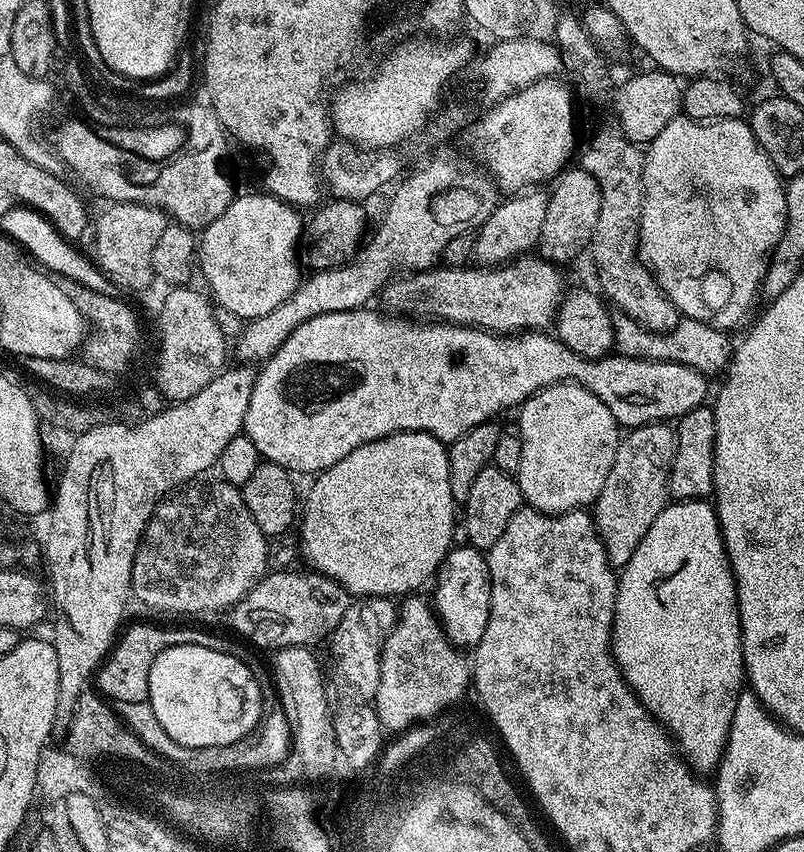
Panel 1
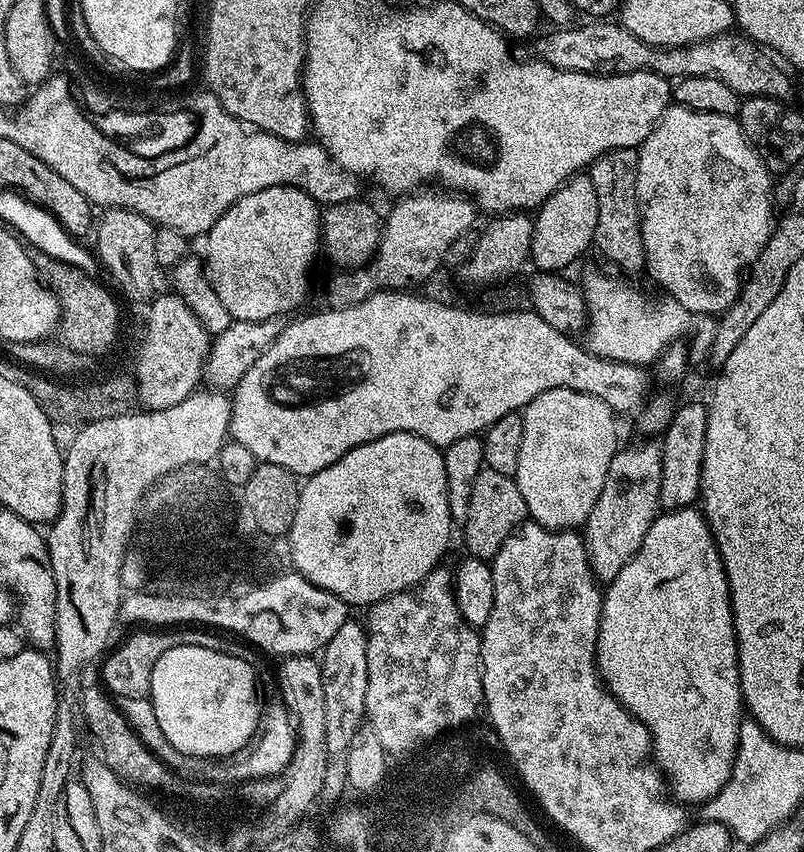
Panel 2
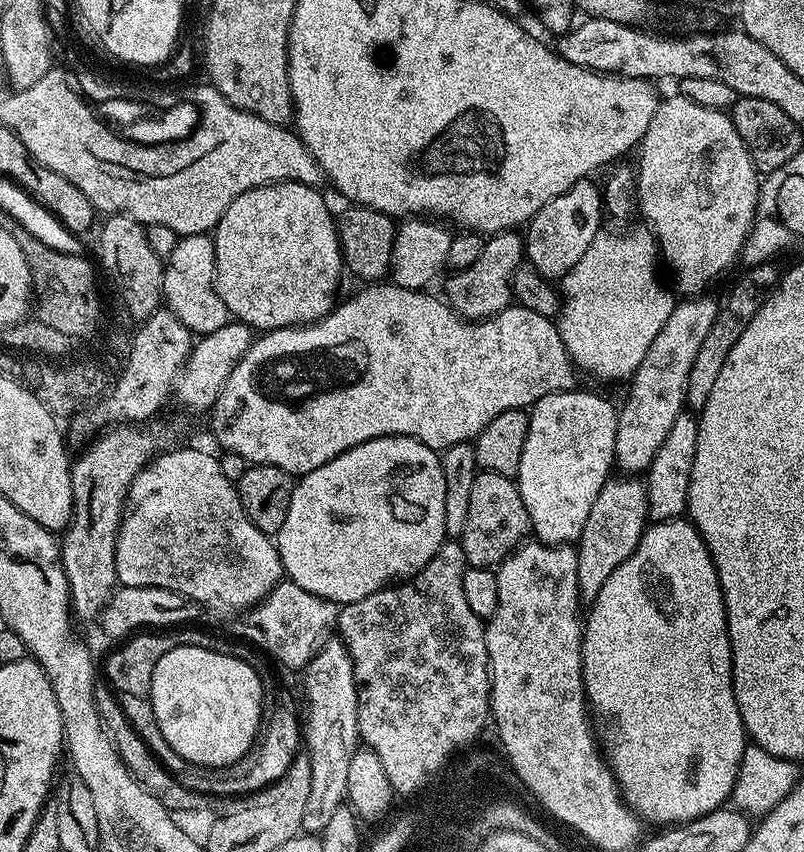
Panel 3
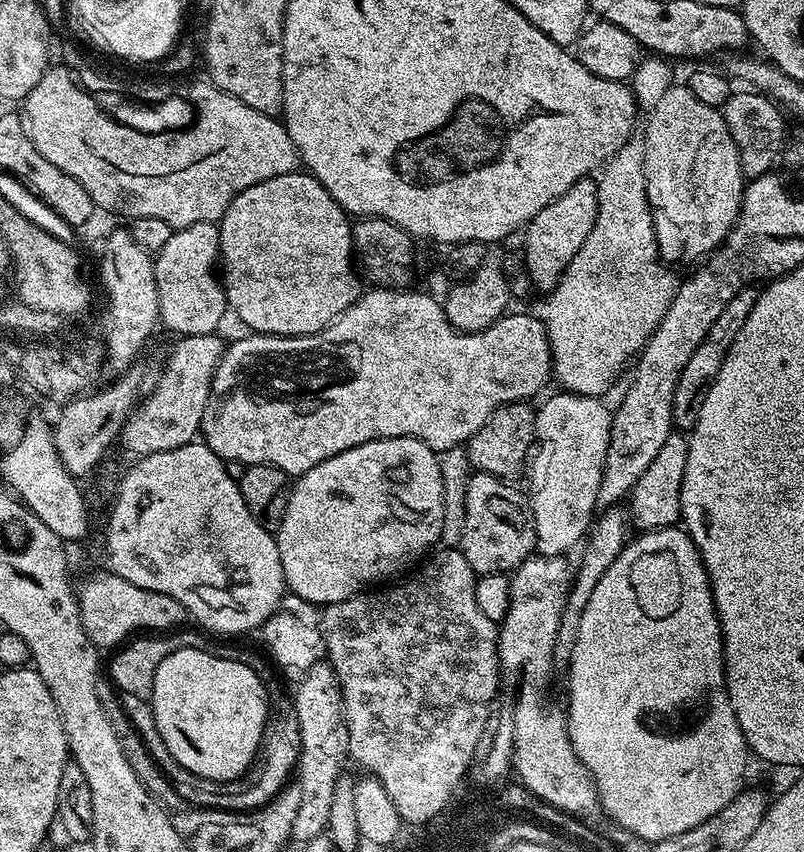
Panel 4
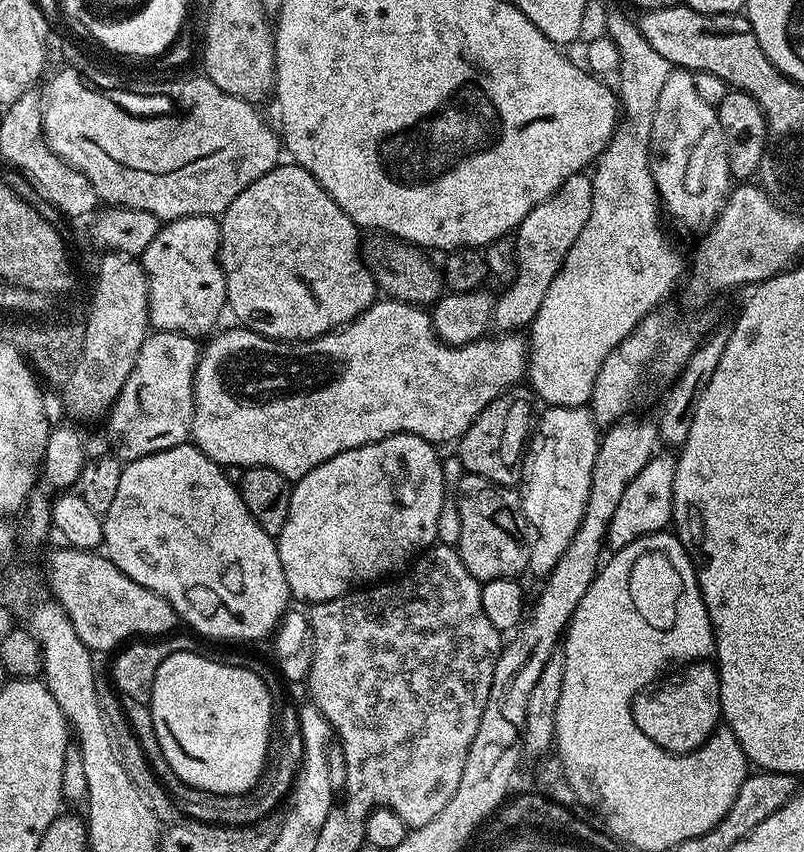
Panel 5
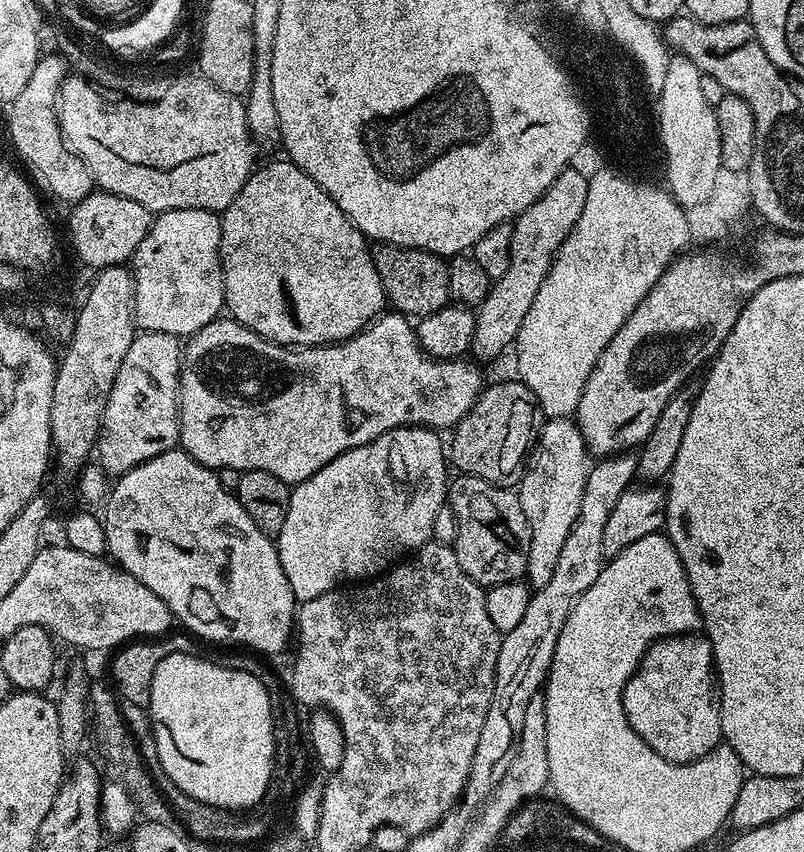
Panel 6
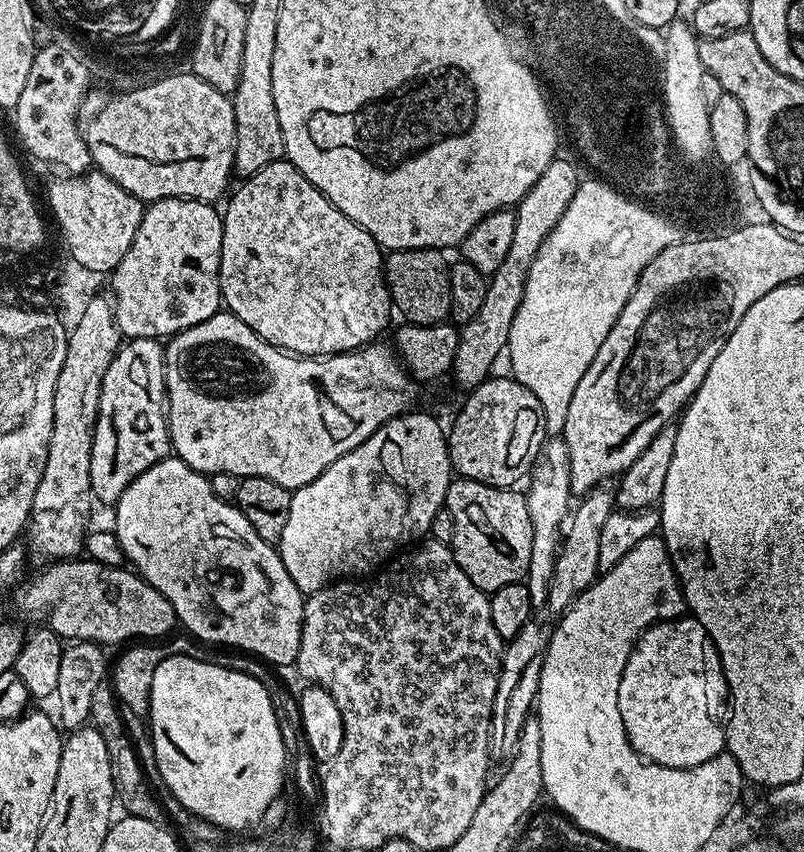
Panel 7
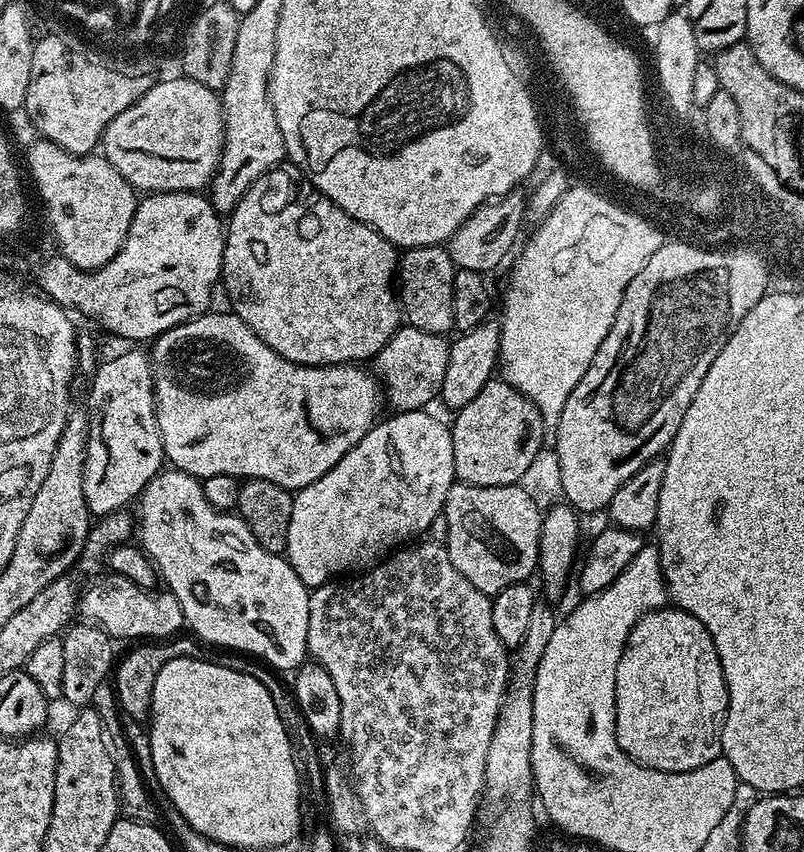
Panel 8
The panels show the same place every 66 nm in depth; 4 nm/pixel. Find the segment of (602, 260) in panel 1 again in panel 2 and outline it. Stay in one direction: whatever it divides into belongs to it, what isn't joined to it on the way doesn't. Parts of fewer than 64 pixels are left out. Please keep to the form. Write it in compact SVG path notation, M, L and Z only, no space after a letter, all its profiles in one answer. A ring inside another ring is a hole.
M616 148L602 155L587 169L586 175L594 182L598 194L598 226L592 239L595 251L600 251L621 273L636 272L645 267L644 250L640 242L640 203L636 193L638 151Z

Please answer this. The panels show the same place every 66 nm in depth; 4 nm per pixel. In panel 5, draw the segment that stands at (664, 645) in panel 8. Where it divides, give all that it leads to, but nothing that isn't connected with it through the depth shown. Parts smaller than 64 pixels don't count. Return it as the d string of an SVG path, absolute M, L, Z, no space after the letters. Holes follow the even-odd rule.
M697 662L686 669L684 682L672 682L666 686L645 691L632 701L635 725L656 745L676 755L698 749L719 727L720 679L715 667L708 662Z

